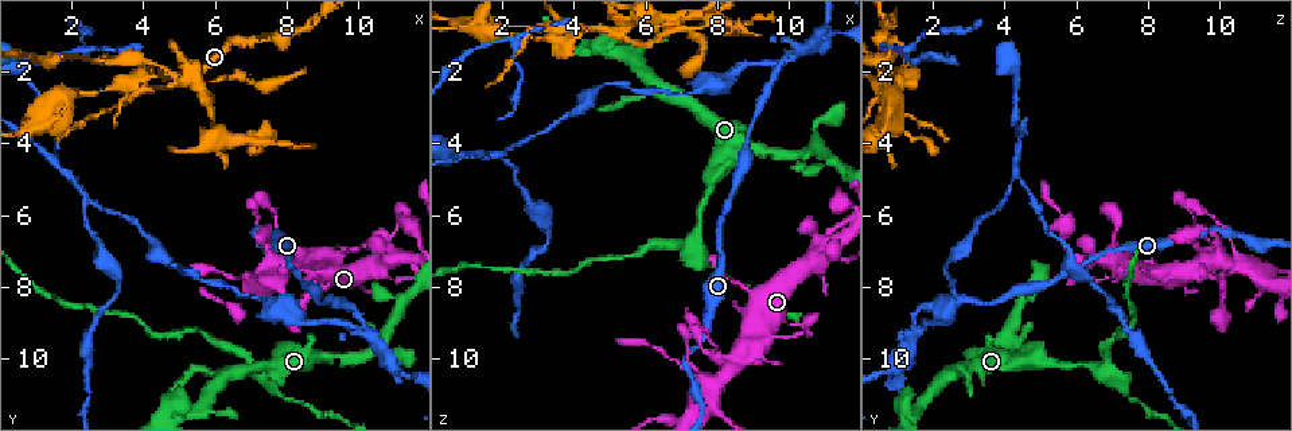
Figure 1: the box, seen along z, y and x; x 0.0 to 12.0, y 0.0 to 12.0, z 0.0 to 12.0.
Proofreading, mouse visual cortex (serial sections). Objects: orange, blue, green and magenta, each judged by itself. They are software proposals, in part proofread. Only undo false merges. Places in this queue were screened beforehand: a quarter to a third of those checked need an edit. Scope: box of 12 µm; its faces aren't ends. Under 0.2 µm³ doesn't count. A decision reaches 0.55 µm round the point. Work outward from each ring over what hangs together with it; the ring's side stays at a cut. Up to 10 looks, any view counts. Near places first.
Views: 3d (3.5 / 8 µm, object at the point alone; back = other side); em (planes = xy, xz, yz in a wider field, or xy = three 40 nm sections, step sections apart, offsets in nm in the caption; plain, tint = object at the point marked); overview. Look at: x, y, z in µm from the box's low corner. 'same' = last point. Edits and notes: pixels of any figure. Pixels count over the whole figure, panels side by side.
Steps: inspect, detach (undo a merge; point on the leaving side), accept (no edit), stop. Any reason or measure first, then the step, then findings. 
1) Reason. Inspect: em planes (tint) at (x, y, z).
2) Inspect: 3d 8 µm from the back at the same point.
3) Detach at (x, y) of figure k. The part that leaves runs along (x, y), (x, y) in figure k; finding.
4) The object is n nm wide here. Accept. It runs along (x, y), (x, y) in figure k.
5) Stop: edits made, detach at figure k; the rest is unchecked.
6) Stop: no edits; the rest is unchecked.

Sudden change in width. Inspect: 3d 3.5 µm at (7.8, 10.0, 4.9).

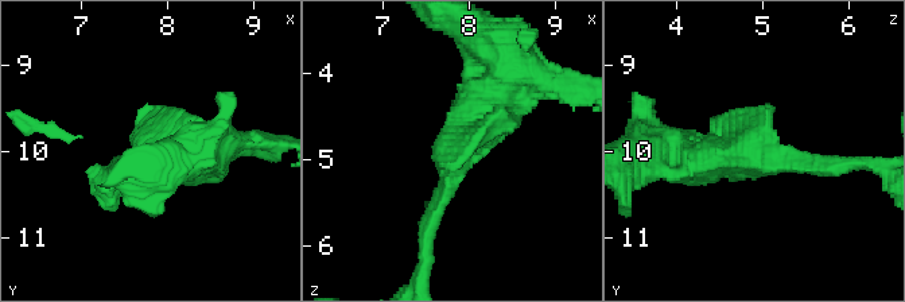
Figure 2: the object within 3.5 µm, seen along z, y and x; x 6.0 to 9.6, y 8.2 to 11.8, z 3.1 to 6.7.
Need the tissue. Inspect: em planes (tint) at (7.80, 10.05, 4.90).

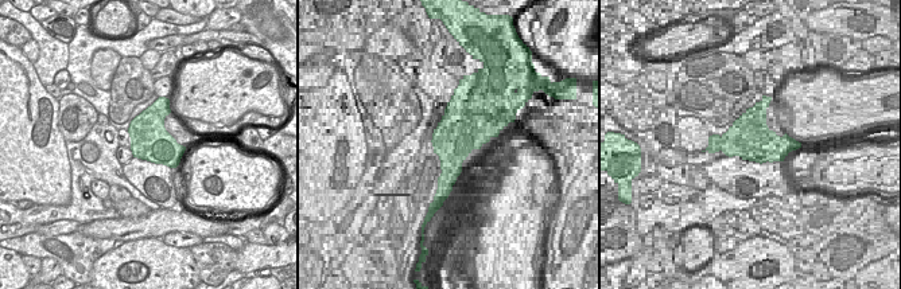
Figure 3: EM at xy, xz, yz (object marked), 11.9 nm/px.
Detach at (765, 138) of figure 2. The part that leaves runs along (726, 155), (832, 163) in figure 2; two cells meet here.

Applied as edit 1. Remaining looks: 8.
Inspect: overview.

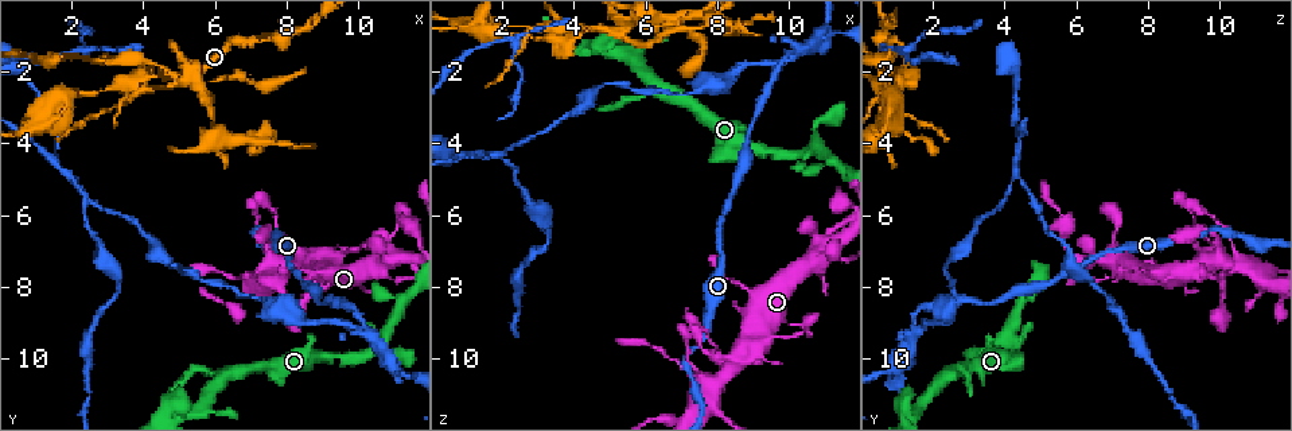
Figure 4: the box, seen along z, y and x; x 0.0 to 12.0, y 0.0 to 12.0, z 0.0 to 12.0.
Three arms meet. Inspect: 3d 3.5 µm from the back at (10.2, 9.2, 1.4).

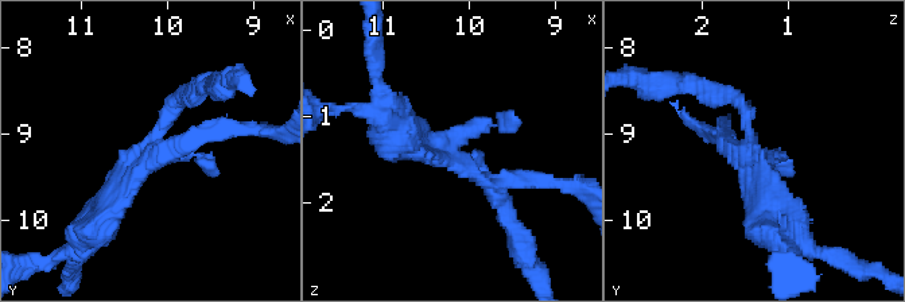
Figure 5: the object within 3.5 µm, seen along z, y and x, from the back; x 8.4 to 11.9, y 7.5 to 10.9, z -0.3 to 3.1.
Shape alone is not enough. Inspect: em planes (tint) at (10.15, 9.10, 1.45).

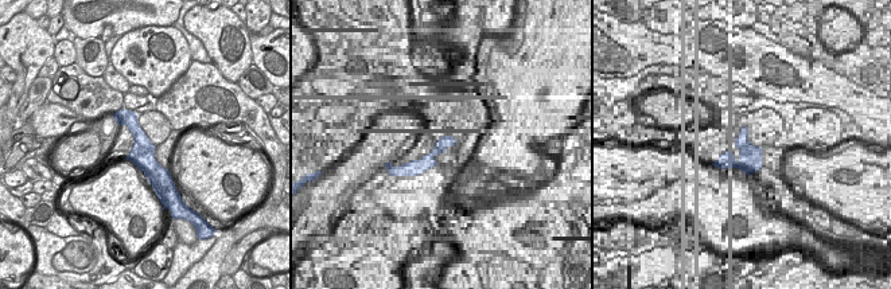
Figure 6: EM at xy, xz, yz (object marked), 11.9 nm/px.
Detach at (199, 138) of figure 5. Two cells meet here.

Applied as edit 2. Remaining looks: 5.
Inspect: overview.

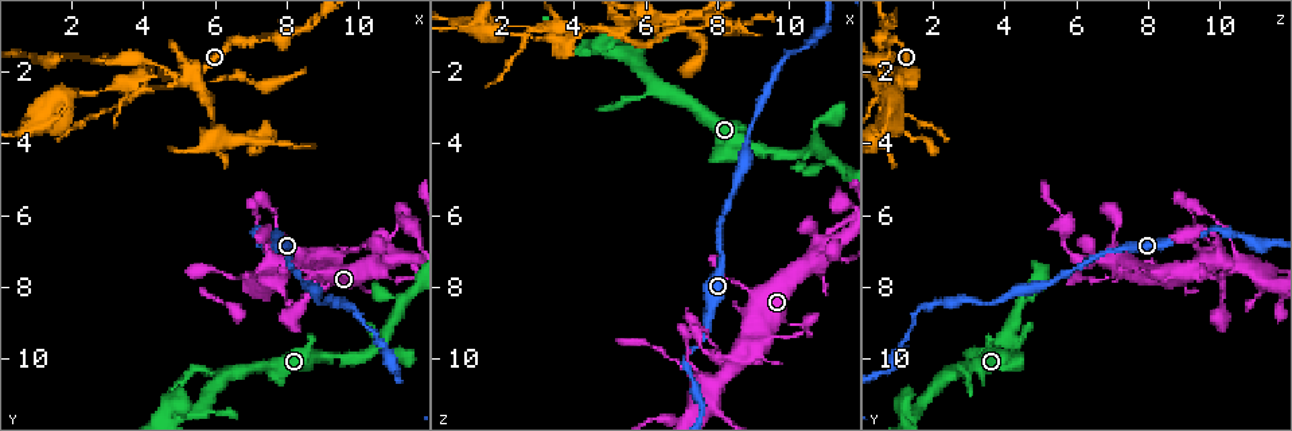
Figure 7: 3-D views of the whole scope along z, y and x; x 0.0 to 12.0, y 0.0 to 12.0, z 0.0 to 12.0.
A narrow waist. Inspect: 3d 3.5 µm at (9.5, 10.0, 4.2).

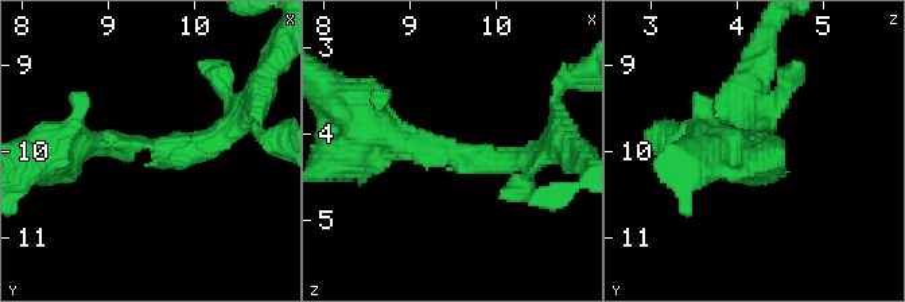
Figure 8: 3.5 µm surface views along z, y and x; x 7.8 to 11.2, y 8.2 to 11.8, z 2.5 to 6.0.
The arms are 250, 300 nm wide. Inspect: em xy step 2 (tint) at (9.55, 9.95, 4.30).

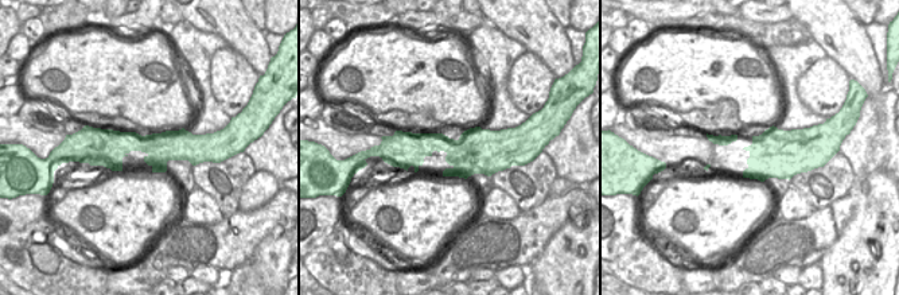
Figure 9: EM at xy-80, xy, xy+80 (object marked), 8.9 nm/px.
Another direction. Inspect: em xy step 1 (tint) at the same point.

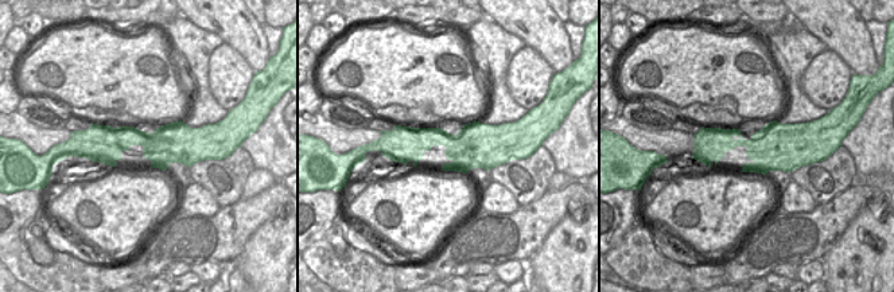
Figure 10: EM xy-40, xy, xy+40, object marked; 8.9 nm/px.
Accept. It runs along (89, 135), (142, 137), (205, 151) in figure 10; one cell here.

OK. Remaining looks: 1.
Stop: edits made, detach at figure 2, detach at figure 5; the rest is unchecked.

